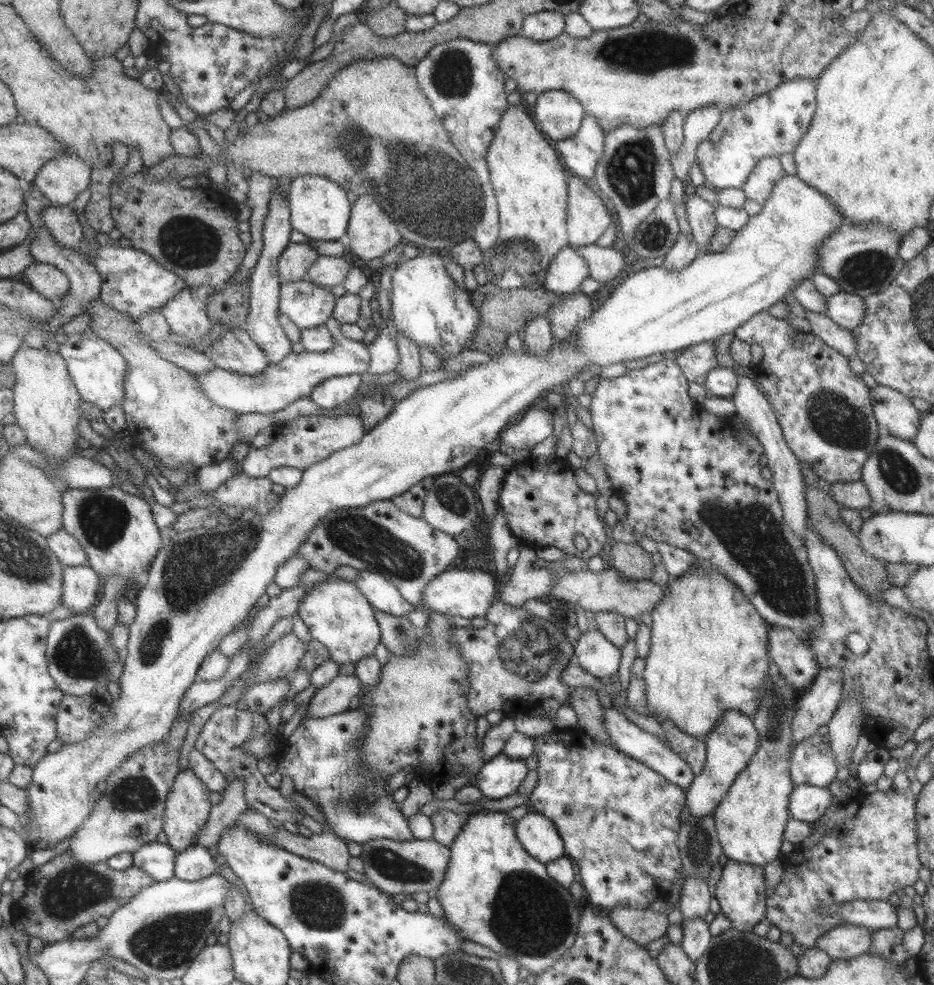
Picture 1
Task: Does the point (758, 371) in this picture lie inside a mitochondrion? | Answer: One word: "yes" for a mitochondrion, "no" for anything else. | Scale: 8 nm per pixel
no

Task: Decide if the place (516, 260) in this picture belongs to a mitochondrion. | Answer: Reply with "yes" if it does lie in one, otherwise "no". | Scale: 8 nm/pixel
yes

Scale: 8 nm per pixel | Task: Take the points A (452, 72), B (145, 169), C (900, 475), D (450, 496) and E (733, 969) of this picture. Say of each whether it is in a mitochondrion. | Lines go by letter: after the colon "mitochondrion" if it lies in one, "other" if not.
A: mitochondrion
B: other
C: mitochondrion
D: mitochondrion
E: mitochondrion

